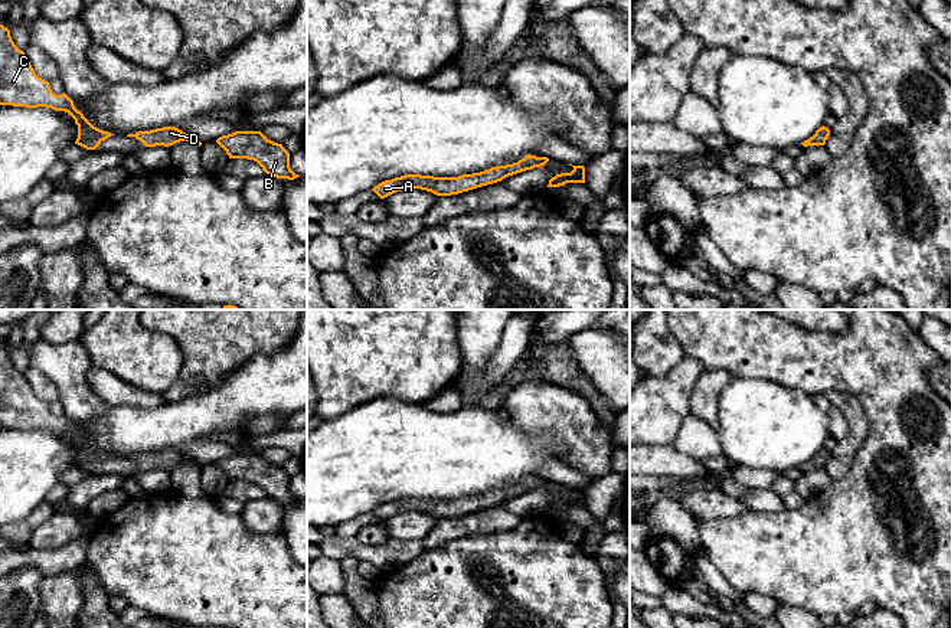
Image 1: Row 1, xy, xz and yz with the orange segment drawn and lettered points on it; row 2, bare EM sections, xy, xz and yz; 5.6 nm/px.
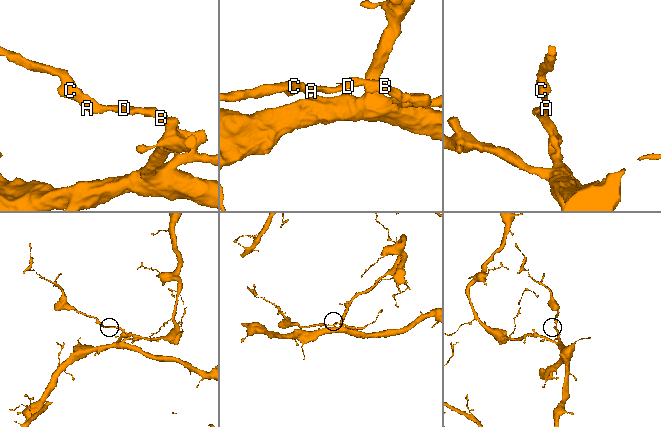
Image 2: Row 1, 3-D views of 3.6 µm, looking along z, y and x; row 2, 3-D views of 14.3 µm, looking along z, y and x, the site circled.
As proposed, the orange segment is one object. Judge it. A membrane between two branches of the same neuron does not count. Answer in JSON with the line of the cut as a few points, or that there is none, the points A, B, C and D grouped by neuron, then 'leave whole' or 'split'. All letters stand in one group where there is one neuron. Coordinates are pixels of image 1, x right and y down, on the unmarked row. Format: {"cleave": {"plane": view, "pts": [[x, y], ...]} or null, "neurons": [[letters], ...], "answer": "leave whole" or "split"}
{"cleave": null, "neurons": [["A", "B", "C", "D"]], "answer": "leave whole"}

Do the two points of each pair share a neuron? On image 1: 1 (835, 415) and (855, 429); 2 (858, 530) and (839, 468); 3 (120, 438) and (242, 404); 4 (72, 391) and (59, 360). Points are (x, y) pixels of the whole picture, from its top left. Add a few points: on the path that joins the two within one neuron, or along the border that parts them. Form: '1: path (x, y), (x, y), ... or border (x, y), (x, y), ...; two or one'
1: border (827, 399), (847, 421), (847, 434), (839, 442); two
2: border (859, 448), (852, 465), (839, 478), (832, 481); two
3: path (150, 429), (212, 412); one
4: path (71, 383), (67, 368); one

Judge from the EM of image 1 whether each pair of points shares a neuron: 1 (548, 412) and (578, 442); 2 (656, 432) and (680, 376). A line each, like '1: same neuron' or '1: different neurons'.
1: same neuron
2: same neuron

